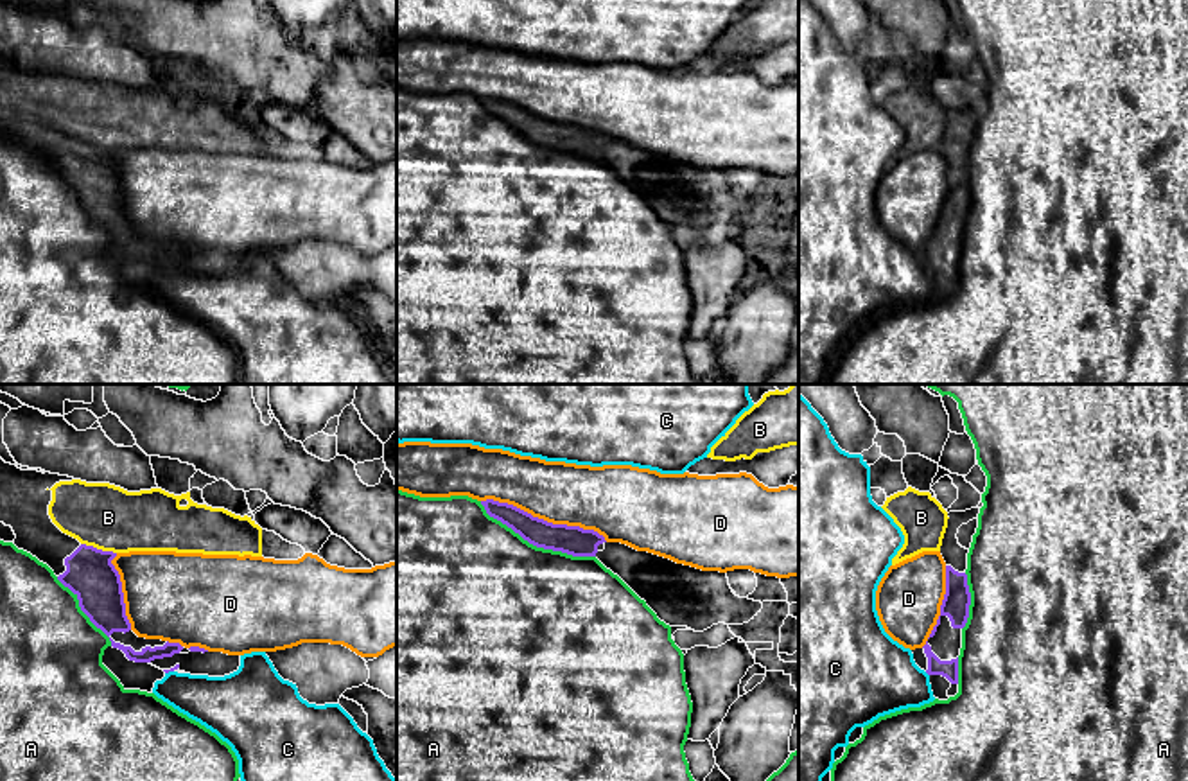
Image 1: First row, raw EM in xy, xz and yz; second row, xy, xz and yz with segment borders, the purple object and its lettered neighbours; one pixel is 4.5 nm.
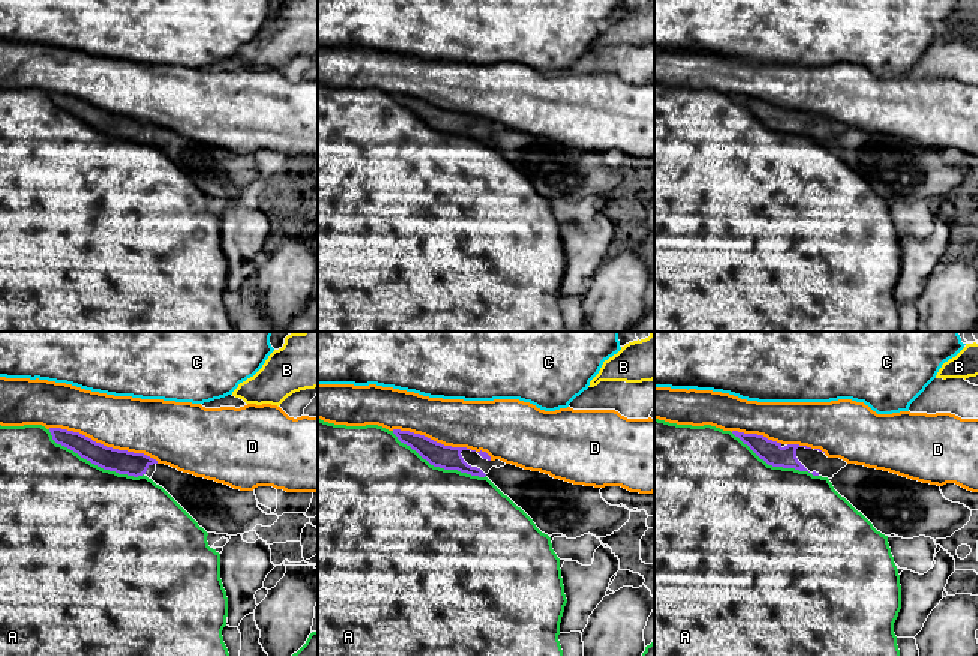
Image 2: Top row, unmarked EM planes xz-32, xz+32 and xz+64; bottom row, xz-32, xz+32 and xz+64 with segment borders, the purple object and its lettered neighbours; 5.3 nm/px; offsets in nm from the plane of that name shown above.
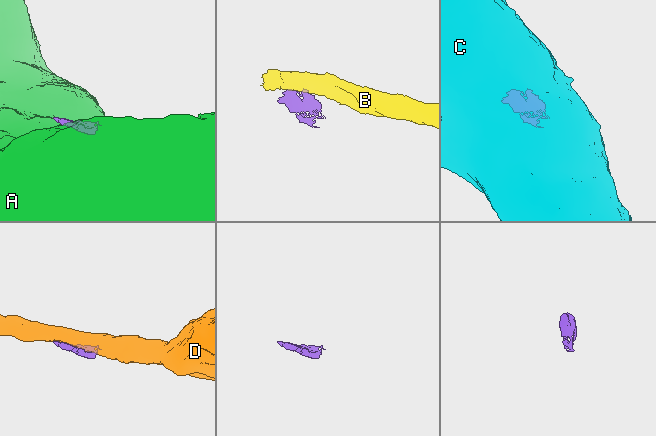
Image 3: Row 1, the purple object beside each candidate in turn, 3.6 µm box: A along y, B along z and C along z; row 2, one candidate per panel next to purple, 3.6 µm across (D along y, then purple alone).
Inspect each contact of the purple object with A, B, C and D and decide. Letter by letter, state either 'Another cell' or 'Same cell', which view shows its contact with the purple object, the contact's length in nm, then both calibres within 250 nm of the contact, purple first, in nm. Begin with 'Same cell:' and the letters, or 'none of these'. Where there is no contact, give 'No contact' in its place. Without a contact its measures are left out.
Same cell: none of these
A: Another cell. Touches purple in xz. Shared border 600 nm. Thickness 130 nm (purple) against 480 nm
B: Another cell. Touches purple in xy. Shared border 170 nm. Thickness 220 nm (purple) against 300 nm
C: Another cell. Touches purple in xy. Shared border 40 nm. Thickness 20 nm (purple) against 220 nm
D: Another cell. Touches purple in xz. Shared border 600 nm. Thickness 130 nm (purple) against 280 nm

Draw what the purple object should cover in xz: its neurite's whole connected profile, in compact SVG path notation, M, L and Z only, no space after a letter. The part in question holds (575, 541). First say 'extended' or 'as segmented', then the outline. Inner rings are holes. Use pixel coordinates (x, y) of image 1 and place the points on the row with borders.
as segmented | M486 499L481 505L490 517L501 521L537 548L562 551L572 557L596 557L598 546L607 542L594 530L553 524L508 503Z

